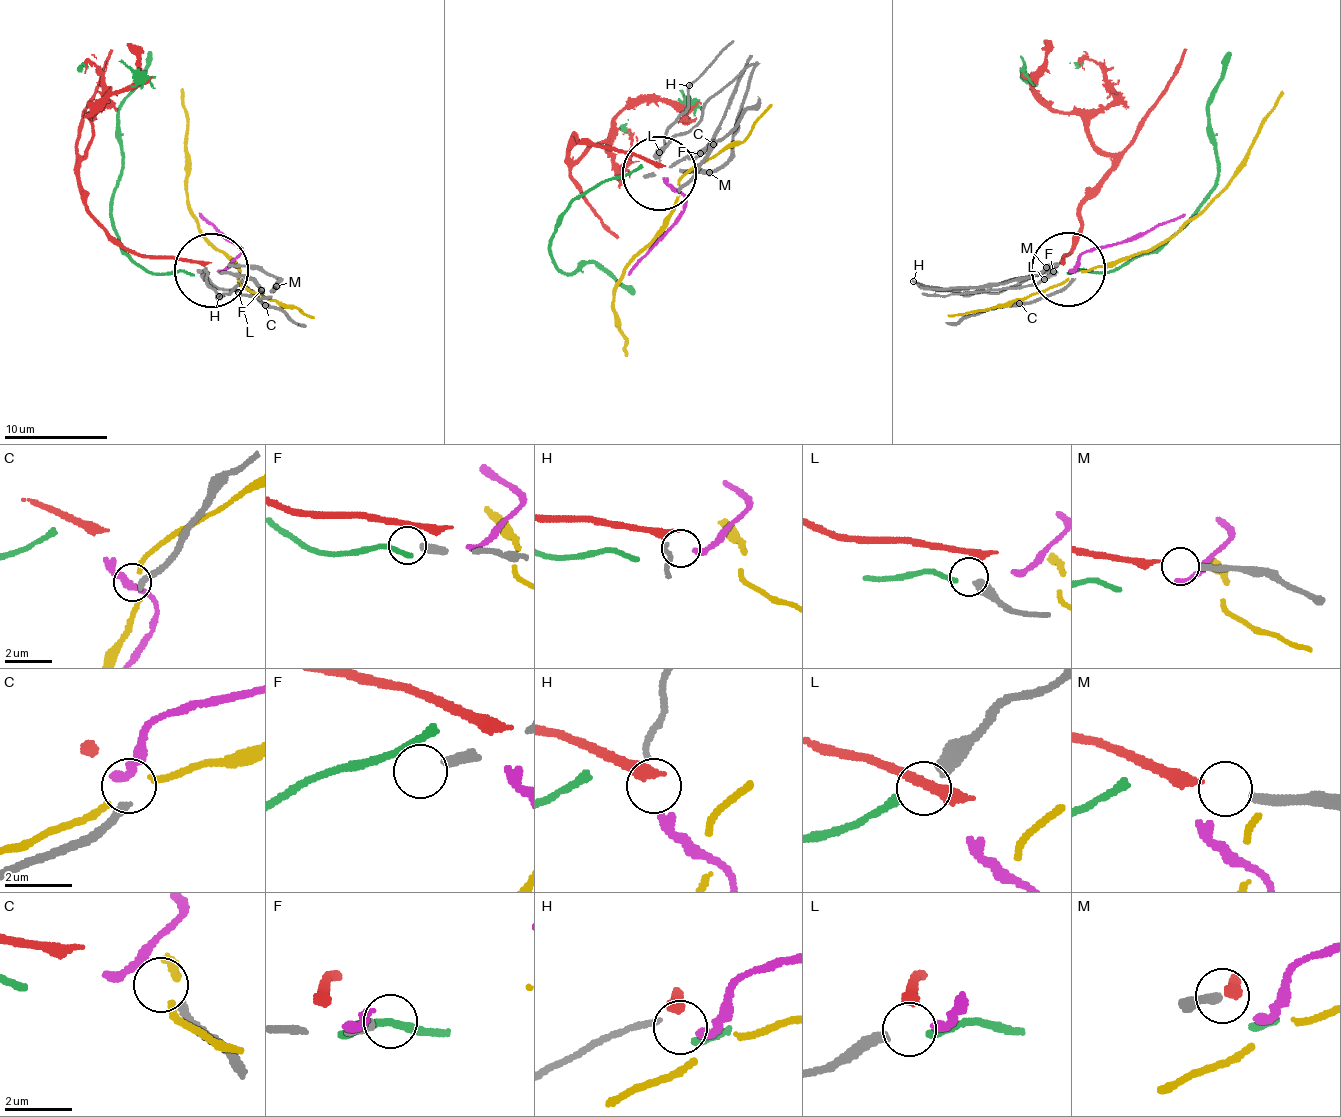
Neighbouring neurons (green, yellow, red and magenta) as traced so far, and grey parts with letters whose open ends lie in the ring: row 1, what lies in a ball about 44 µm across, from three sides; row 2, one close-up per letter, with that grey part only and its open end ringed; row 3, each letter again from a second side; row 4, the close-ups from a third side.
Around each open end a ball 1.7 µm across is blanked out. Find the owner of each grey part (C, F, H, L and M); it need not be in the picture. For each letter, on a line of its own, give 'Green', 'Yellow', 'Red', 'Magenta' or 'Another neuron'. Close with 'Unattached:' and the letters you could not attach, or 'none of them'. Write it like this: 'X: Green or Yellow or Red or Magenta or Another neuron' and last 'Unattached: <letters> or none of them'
C: Another neuron
F: Another neuron
H: Magenta
L: Green
M: Red
Unattached: C, F

